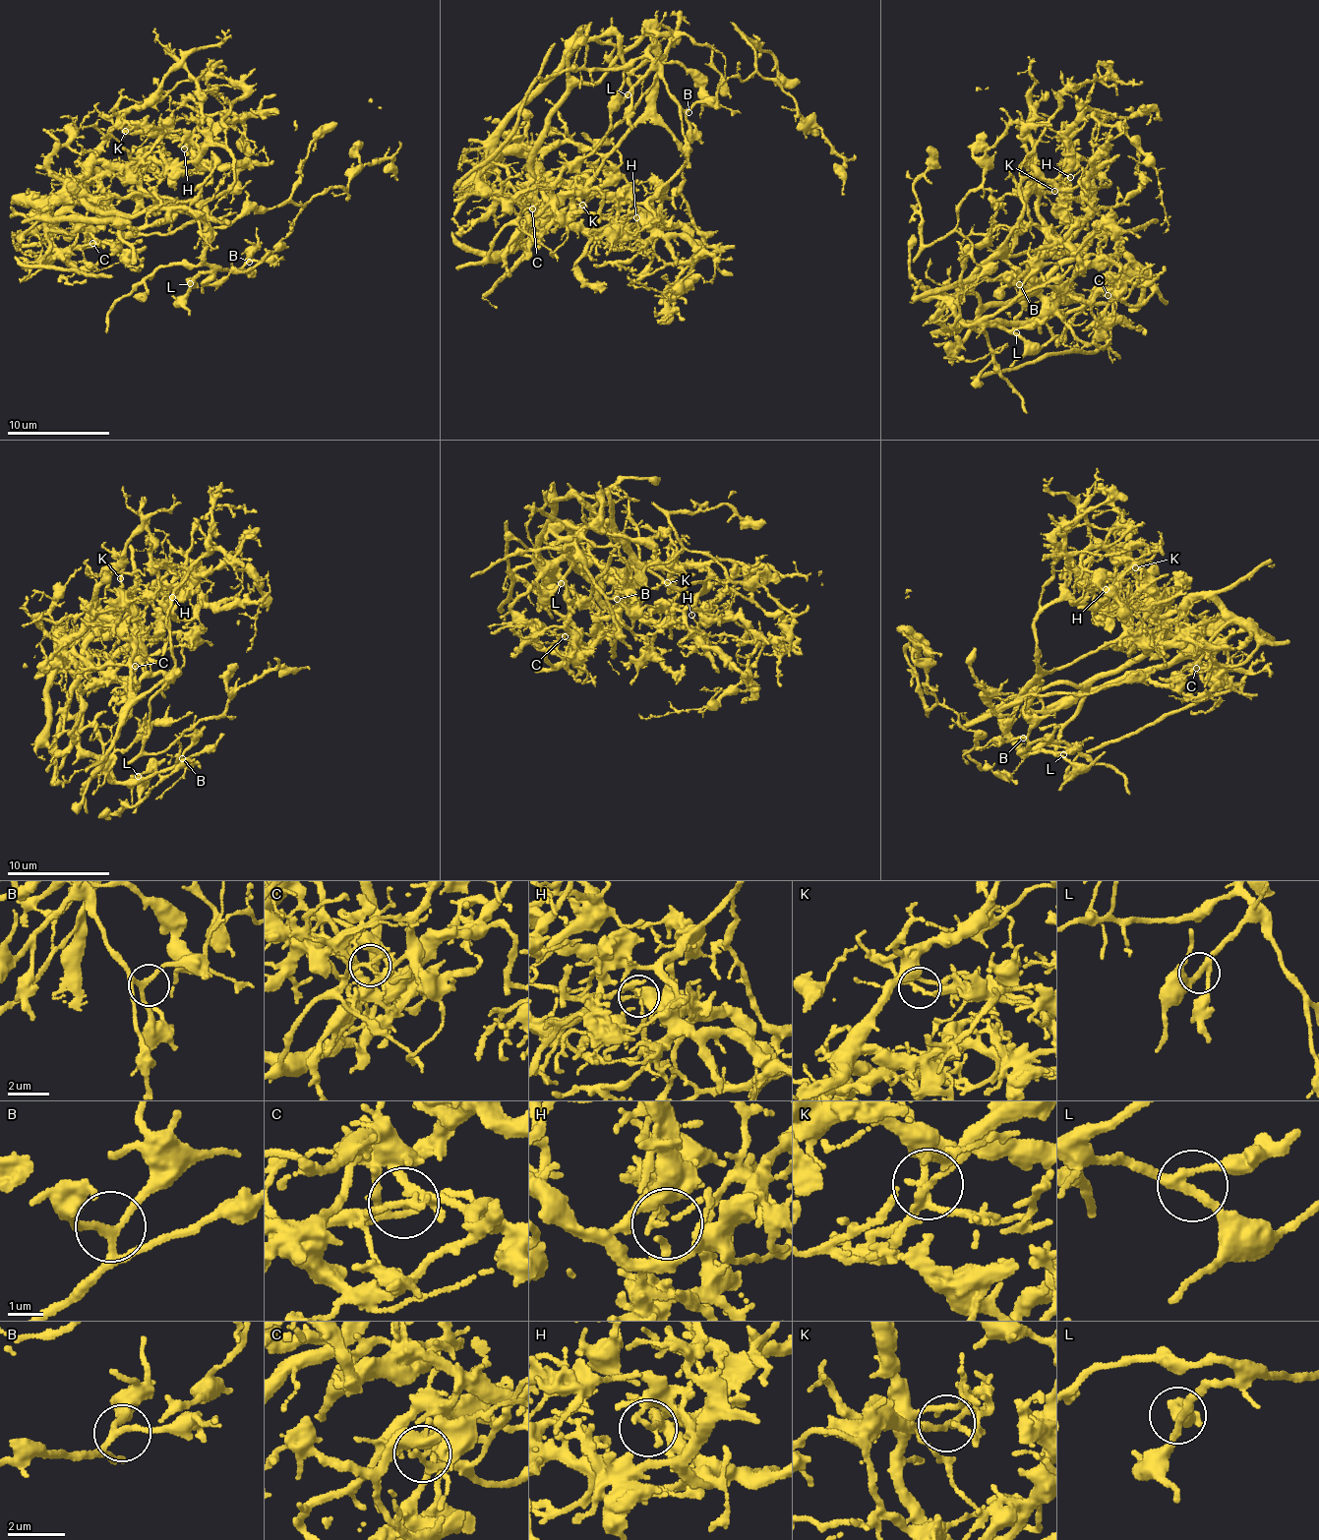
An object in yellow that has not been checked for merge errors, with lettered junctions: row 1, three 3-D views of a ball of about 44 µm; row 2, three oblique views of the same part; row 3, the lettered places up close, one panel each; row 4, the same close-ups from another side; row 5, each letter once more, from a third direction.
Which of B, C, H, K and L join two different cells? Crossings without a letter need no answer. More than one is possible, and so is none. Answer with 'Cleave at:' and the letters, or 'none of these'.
Cleave at: C, H, K

